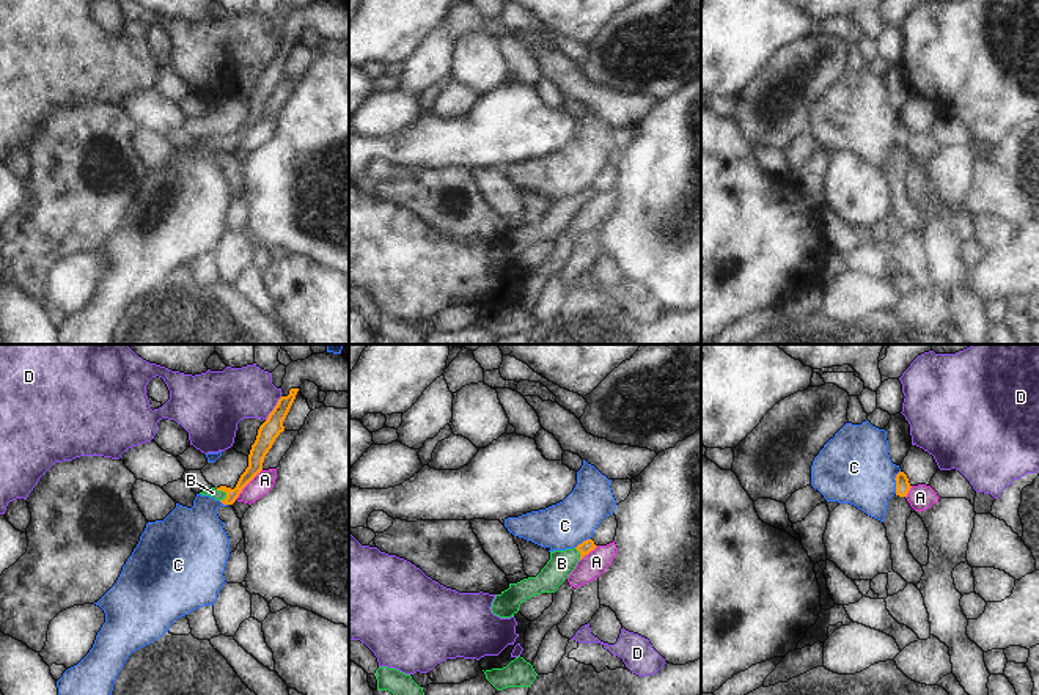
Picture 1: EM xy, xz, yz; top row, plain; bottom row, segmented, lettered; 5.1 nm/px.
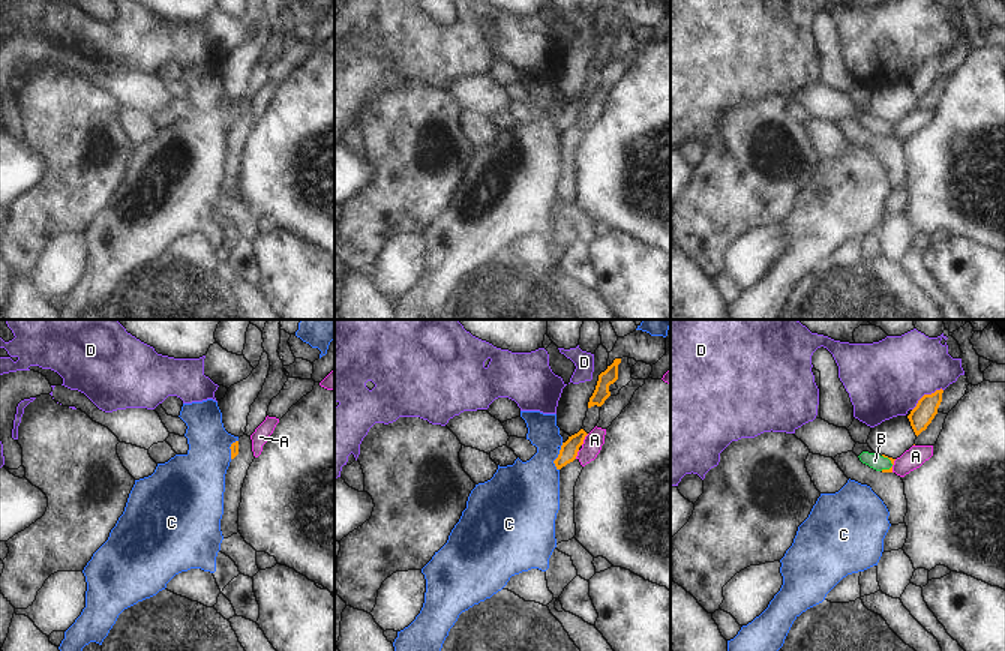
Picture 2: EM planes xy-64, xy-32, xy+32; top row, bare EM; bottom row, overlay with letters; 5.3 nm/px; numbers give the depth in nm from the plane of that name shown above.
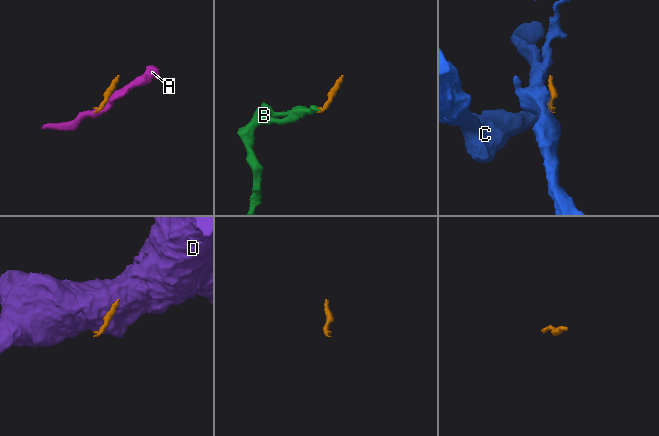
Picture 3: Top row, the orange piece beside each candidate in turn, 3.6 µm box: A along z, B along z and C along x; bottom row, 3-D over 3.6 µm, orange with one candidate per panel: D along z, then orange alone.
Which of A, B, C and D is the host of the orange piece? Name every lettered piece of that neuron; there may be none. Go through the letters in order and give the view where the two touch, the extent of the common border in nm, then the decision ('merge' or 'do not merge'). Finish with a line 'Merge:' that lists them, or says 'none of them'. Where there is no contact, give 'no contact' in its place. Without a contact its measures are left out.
A: contact in xy; length 220 nm; do not merge
B: contact in xy; length 80 nm; merge
C: contact in yz; length 120 nm; do not merge
D: contact in xy; length 150 nm; do not merge
Merge: B

